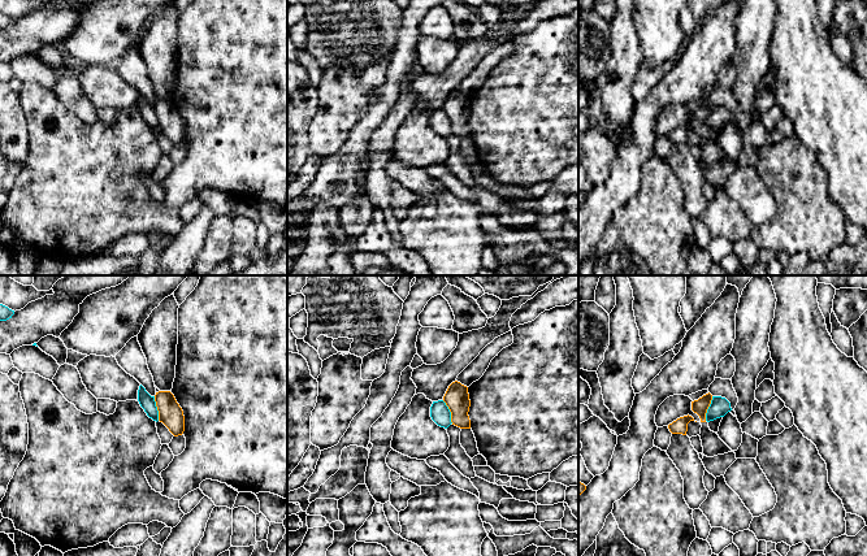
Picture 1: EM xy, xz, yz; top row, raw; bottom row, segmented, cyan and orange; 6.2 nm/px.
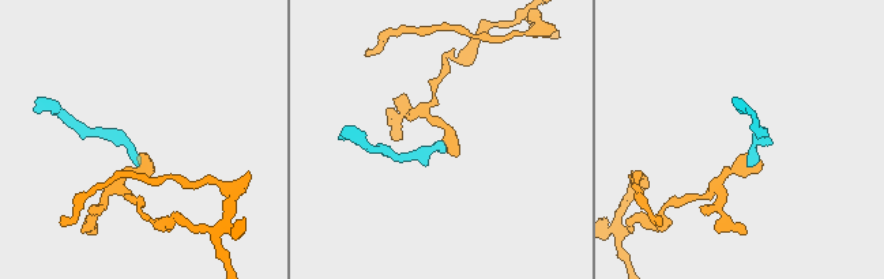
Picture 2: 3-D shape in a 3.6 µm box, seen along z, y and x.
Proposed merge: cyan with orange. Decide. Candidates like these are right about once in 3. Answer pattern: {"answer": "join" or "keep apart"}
{"answer": "keep apart"}

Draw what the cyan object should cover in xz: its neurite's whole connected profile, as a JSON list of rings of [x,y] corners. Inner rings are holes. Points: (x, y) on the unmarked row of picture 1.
[[[443,109],[433,110],[430,116],[432,129],[441,136],[447,138],[451,131],[451,121]]]

